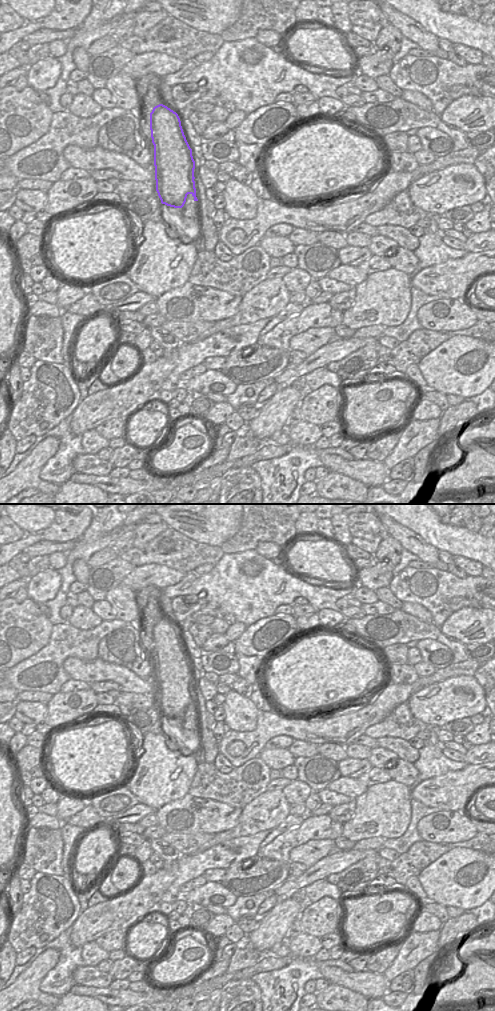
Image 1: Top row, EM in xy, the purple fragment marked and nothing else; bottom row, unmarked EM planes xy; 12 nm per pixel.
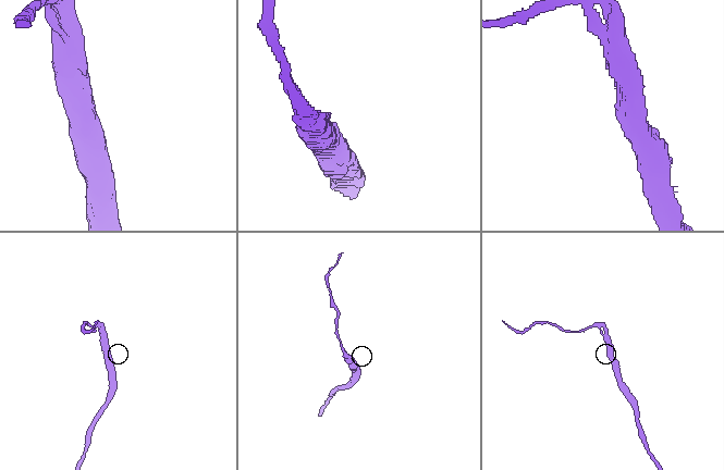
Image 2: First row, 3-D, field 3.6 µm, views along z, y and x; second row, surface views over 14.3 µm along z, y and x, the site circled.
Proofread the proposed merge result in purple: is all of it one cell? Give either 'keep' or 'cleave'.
cleave

